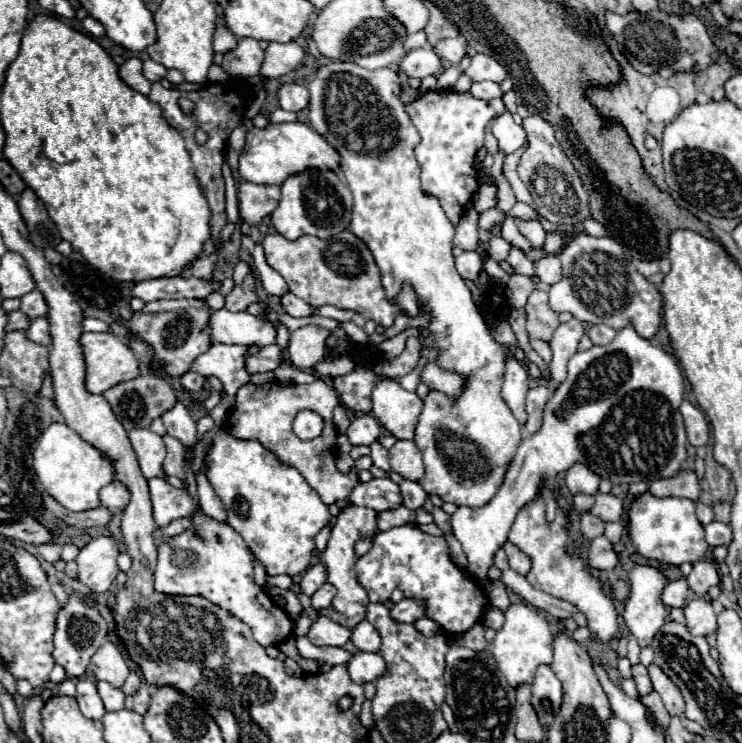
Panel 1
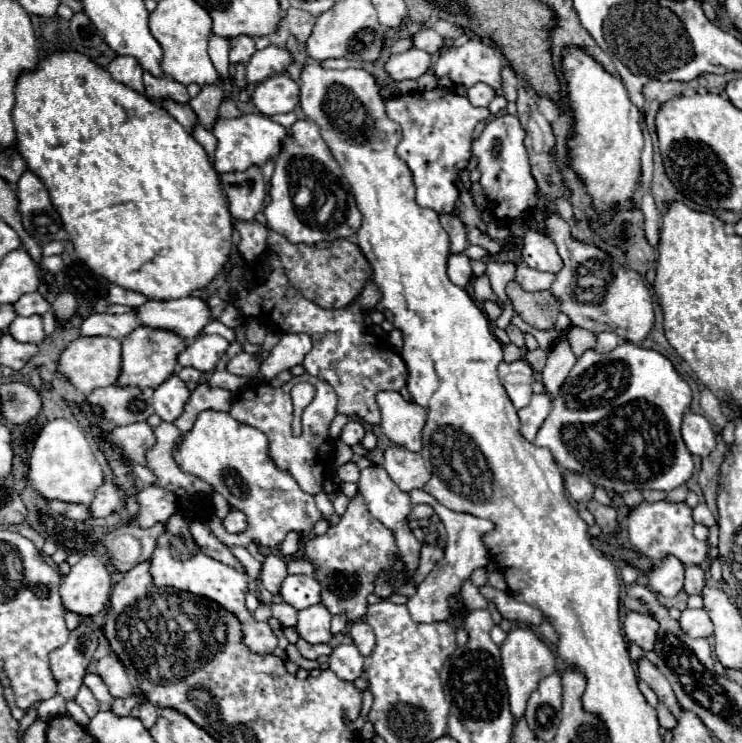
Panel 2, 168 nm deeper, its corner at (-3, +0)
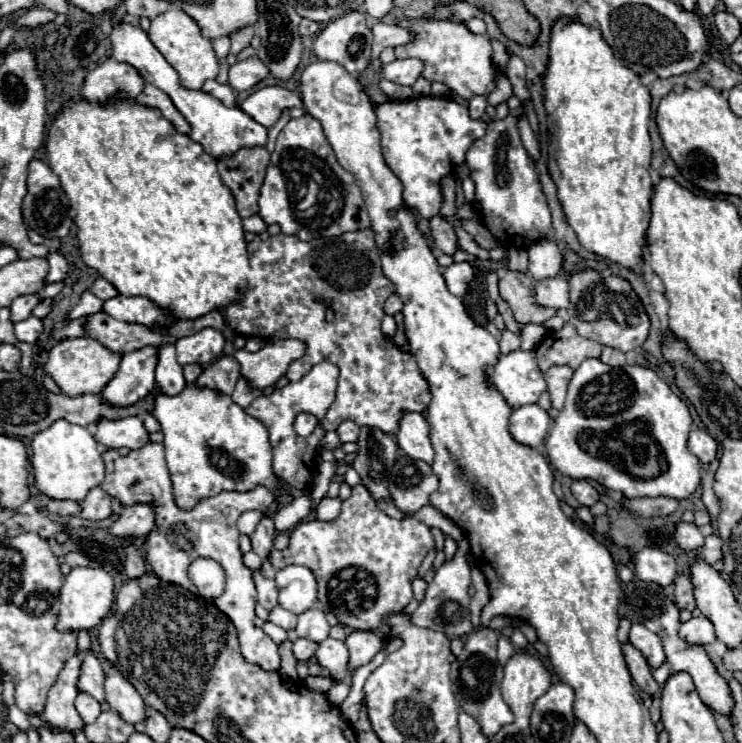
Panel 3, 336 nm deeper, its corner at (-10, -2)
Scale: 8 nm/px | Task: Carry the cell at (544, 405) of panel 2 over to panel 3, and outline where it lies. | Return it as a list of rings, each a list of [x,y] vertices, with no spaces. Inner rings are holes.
[[[524,405],[510,415],[510,435],[532,449],[542,447],[550,429],[550,417],[538,405]]]

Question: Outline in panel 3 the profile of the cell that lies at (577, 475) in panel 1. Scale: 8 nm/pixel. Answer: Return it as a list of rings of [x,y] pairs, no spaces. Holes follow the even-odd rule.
[[[582,479],[582,481],[572,481],[570,491],[572,491],[572,495],[576,497],[576,501],[582,503],[582,505],[586,505],[586,507],[592,507],[592,505],[598,501],[598,497],[600,497],[598,489],[596,489],[590,481],[586,481],[586,479]]]

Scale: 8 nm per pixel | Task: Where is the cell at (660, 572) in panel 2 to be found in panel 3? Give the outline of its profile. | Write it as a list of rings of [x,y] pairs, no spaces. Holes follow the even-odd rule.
[[[644,547],[634,555],[634,573],[646,583],[670,585],[676,577],[676,561],[654,547]]]

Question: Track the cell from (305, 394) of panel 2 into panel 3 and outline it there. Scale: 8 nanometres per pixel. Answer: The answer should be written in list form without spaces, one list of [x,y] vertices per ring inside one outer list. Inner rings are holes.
[[[362,229],[354,233],[346,233],[340,237],[330,237],[330,239],[310,239],[310,241],[300,241],[296,235],[270,235],[266,231],[258,233],[254,241],[248,243],[248,255],[250,255],[250,265],[254,267],[254,281],[252,287],[244,293],[242,301],[232,303],[226,307],[226,321],[228,327],[232,329],[234,335],[244,335],[244,337],[262,337],[270,335],[274,337],[294,337],[302,339],[306,343],[306,353],[292,361],[286,377],[288,379],[302,379],[312,365],[320,361],[330,361],[338,367],[338,387],[336,387],[336,399],[328,407],[326,415],[322,421],[316,421],[314,415],[300,413],[296,417],[296,431],[298,435],[310,435],[316,429],[316,423],[320,423],[326,431],[334,431],[340,421],[354,421],[358,425],[370,425],[378,427],[384,433],[396,433],[400,419],[404,413],[422,413],[430,399],[432,393],[428,389],[428,381],[422,377],[414,357],[402,349],[398,349],[384,333],[380,331],[380,323],[384,319],[384,301],[394,293],[394,283],[386,279],[380,267],[380,251],[374,239],[372,229]],[[326,311],[334,311],[334,319],[326,321]]]

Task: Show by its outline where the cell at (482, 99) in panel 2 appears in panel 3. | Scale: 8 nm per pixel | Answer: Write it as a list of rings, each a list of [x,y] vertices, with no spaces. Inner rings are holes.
[[[478,95],[478,97],[472,97],[468,101],[468,111],[470,111],[470,117],[472,119],[482,119],[486,115],[486,107],[488,107],[488,101],[486,97]]]

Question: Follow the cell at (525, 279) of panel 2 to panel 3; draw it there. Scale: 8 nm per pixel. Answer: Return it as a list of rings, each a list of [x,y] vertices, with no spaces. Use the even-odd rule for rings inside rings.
[[[564,277],[542,279],[536,283],[538,305],[552,309],[568,309],[568,281]]]

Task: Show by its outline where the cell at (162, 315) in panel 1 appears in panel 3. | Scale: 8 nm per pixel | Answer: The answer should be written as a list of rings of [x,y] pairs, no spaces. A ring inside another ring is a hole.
[[[146,347],[122,355],[116,375],[106,383],[100,397],[114,407],[136,405],[154,389],[154,365],[158,363],[156,347]]]

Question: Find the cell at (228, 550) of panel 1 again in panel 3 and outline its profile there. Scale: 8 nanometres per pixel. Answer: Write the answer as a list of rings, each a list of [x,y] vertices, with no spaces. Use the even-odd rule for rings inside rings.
[[[146,443],[138,451],[130,451],[126,457],[118,455],[116,449],[106,449],[102,453],[102,459],[106,463],[106,479],[100,483],[100,487],[116,499],[120,505],[136,505],[146,503],[152,505],[156,515],[154,529],[146,535],[142,541],[142,547],[146,551],[146,561],[150,563],[152,571],[158,579],[182,585],[190,591],[196,591],[192,581],[186,575],[186,569],[192,559],[200,557],[212,557],[226,569],[226,591],[222,597],[214,599],[214,605],[230,617],[238,631],[238,641],[242,655],[248,663],[262,667],[264,671],[278,671],[280,669],[280,655],[276,643],[252,623],[252,607],[256,607],[256,583],[252,577],[252,569],[248,569],[242,563],[242,551],[240,551],[240,531],[236,527],[236,519],[252,509],[266,511],[274,495],[268,487],[256,485],[250,491],[222,491],[206,501],[200,501],[196,509],[192,511],[180,511],[174,503],[174,495],[170,489],[170,473],[164,459],[162,443]]]

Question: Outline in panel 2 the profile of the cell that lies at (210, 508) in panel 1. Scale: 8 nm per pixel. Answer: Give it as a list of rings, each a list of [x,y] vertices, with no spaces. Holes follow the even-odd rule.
[[[231,509],[225,519],[223,519],[223,527],[227,533],[239,533],[239,531],[245,531],[247,527],[247,517],[241,513],[241,511],[235,511]]]

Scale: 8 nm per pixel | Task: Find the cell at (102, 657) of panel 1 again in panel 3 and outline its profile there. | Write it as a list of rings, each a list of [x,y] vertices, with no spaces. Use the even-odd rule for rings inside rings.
[[[110,671],[104,681],[104,693],[106,693],[106,703],[110,705],[110,711],[120,715],[126,723],[138,723],[146,719],[146,705],[138,691],[118,673]]]

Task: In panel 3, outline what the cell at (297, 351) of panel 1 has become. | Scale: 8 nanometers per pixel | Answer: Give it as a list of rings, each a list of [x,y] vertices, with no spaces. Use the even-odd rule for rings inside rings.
[[[280,339],[280,341],[268,341],[256,353],[250,353],[246,349],[236,349],[234,345],[226,345],[224,351],[238,361],[242,377],[252,387],[266,389],[286,373],[290,361],[306,353],[306,345],[302,345],[302,341],[298,339]]]

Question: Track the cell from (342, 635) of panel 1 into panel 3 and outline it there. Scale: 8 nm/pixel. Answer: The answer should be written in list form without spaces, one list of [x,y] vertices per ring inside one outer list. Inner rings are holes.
[[[310,607],[308,611],[298,615],[298,623],[296,623],[298,637],[306,637],[318,643],[328,637],[328,631],[330,631],[330,625],[326,621],[326,615],[318,607]]]

